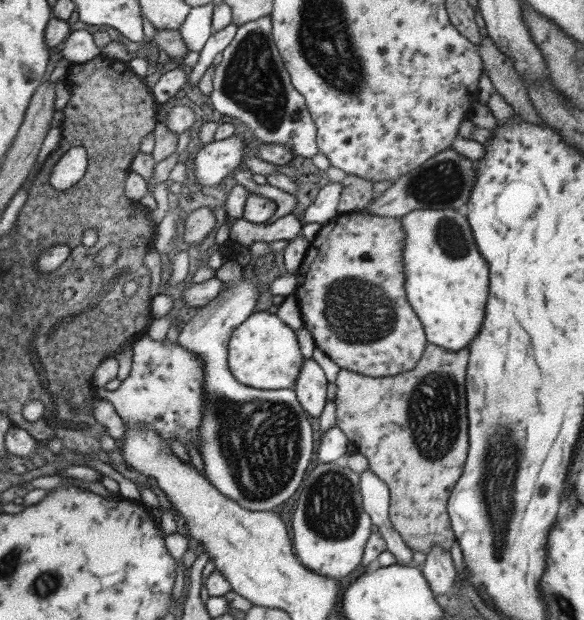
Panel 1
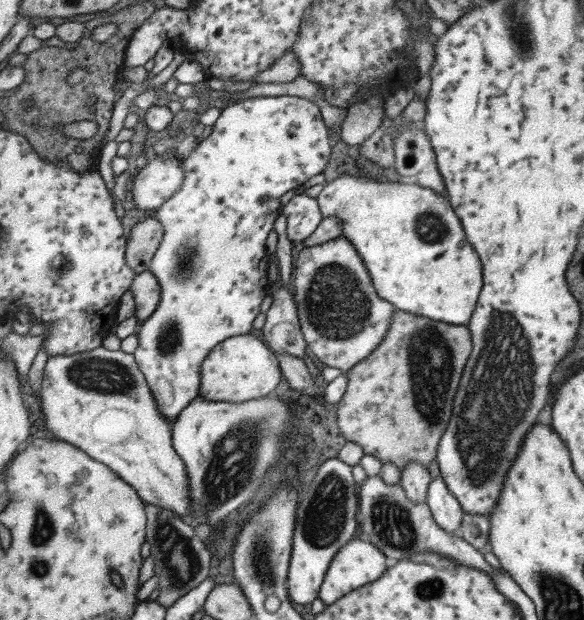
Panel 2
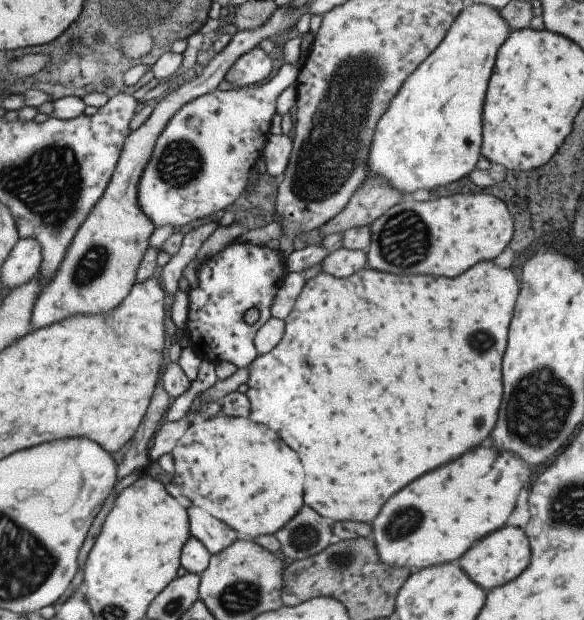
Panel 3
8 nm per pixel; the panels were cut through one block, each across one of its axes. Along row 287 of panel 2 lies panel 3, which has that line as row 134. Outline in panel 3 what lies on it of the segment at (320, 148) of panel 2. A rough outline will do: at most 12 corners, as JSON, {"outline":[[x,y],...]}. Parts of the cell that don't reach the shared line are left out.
{"outline":[[282,64],[265,84],[190,100],[137,184],[154,228],[231,209],[262,154]]}

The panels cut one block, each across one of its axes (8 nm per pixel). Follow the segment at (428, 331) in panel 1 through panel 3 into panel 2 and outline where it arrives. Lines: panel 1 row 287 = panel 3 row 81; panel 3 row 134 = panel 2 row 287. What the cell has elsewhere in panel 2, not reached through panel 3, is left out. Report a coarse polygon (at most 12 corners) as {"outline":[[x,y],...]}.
{"outline":[[341,175],[314,199],[399,311],[467,324],[482,267],[445,196]]}

